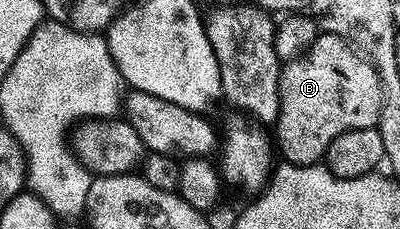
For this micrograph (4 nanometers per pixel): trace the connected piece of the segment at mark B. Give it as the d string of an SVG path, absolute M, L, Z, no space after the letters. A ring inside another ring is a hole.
M320 33L309 49L296 58L286 59L279 71L279 115L273 123L273 142L278 153L279 150L283 153L282 161L291 162L295 166L322 163L326 159L329 144L333 144L341 132L378 127L382 99L379 77L370 62L344 38Z

